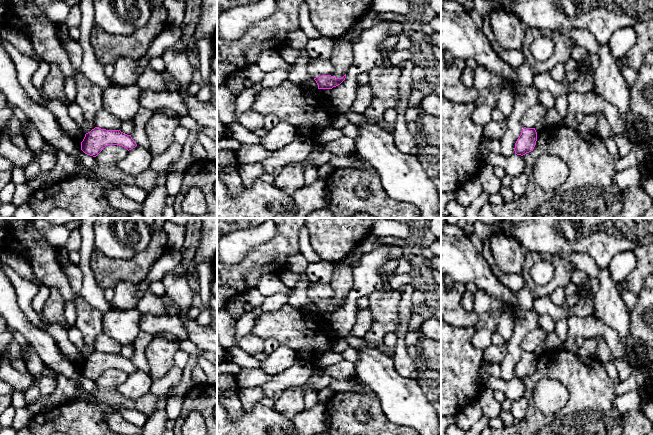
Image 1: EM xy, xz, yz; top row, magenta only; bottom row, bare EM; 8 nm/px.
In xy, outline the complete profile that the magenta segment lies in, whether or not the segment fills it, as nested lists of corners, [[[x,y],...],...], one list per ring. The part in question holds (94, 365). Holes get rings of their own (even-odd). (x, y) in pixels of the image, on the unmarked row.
[[[95,351],[85,358],[81,366],[81,374],[87,379],[96,381],[108,369],[119,369],[128,375],[137,370],[131,359],[124,358],[120,354]]]

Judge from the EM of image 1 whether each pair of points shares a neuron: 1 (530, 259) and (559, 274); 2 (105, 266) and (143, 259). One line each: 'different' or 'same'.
1: same
2: same

